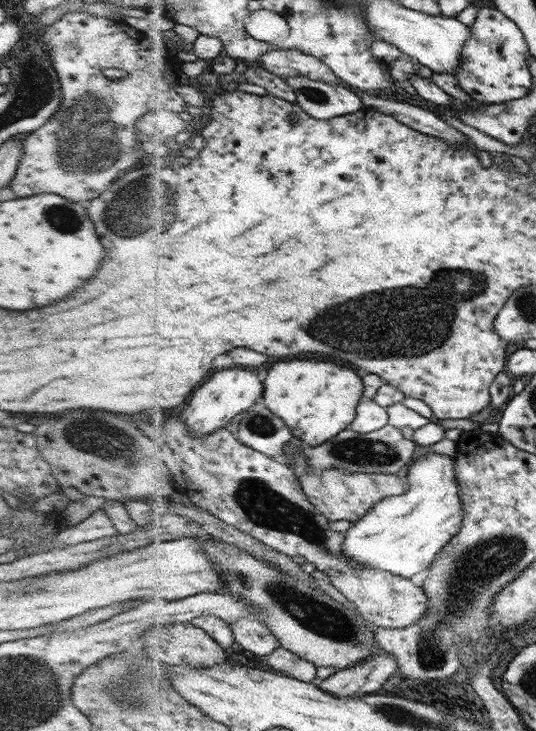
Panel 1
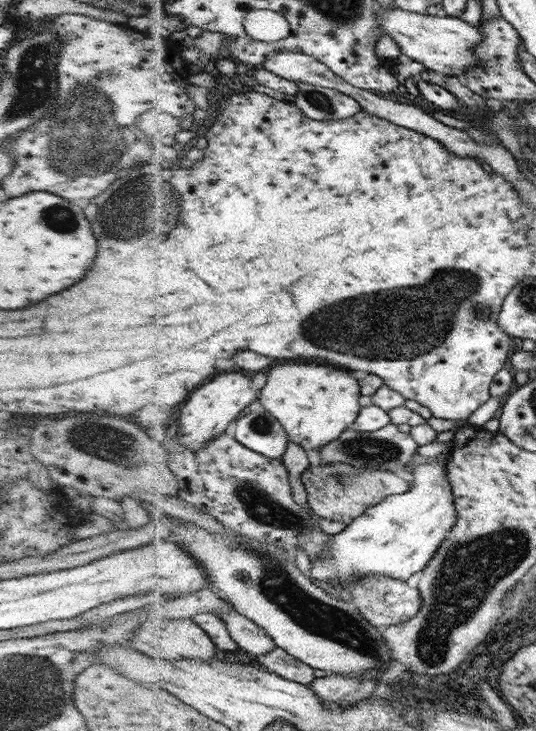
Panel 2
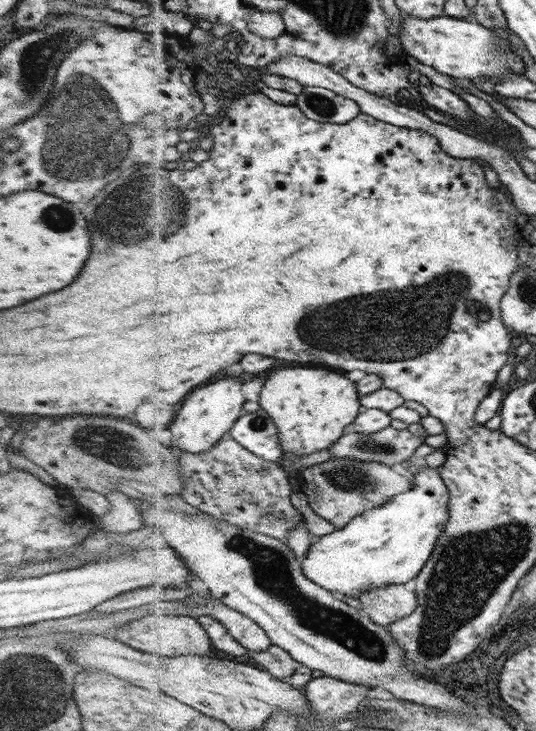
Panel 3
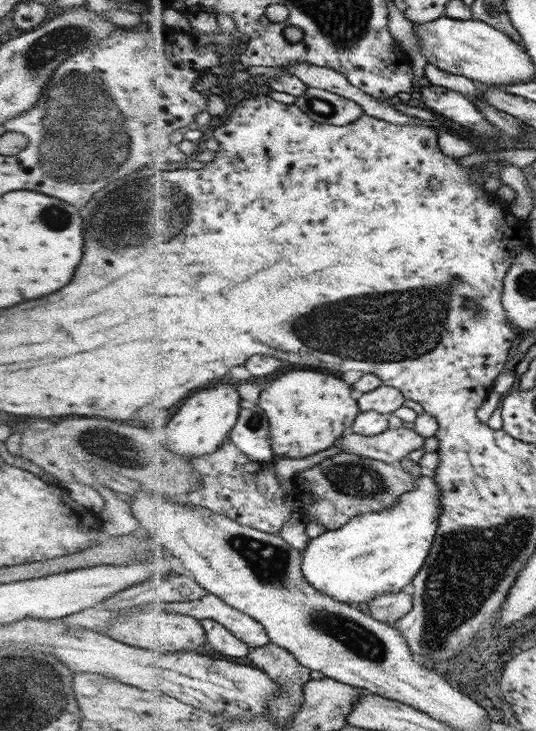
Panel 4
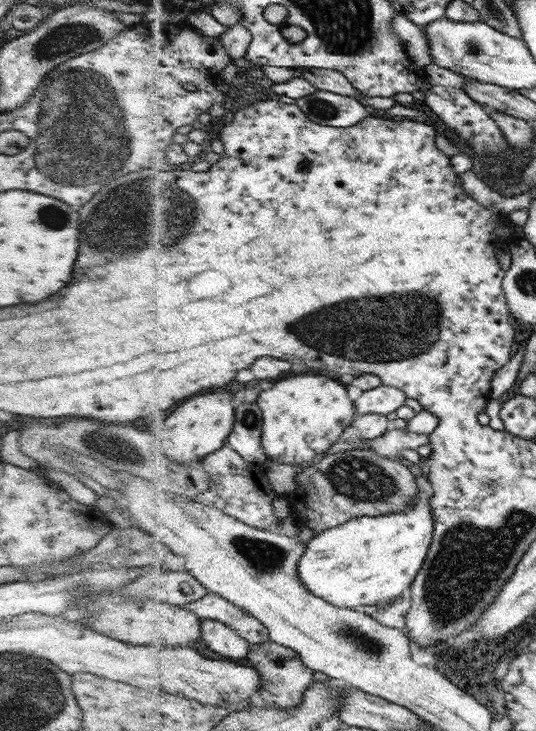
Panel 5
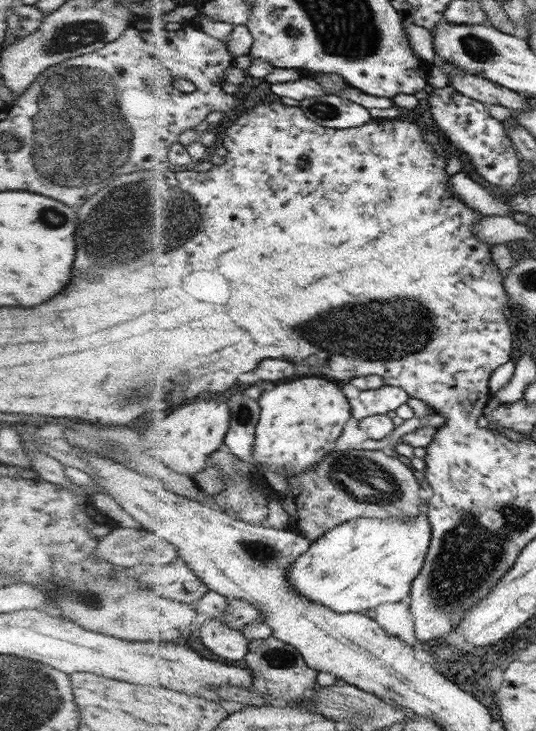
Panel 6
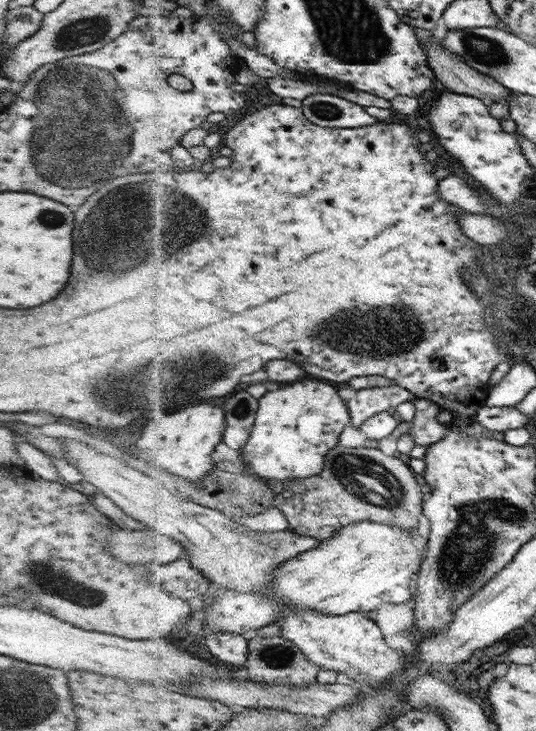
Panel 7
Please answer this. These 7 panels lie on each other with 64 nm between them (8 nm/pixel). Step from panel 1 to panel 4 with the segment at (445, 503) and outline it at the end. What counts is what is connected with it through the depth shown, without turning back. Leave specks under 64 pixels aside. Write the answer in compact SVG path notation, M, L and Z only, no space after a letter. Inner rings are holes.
M431 472L415 478L416 487L400 496L398 505L383 512L356 516L339 530L312 539L305 553L303 572L324 594L357 605L382 594L400 592L424 568L438 533L443 491Z

